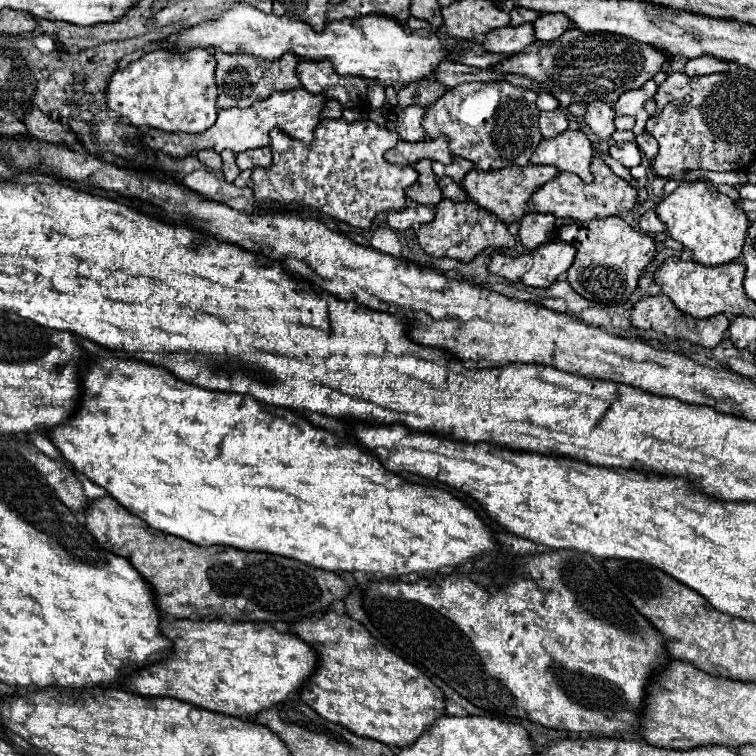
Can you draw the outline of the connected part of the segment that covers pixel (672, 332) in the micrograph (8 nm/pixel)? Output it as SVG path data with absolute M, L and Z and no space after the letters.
M657 295L657 297L643 297L635 307L633 307L633 315L631 315L631 323L637 329L655 329L663 335L667 335L669 339L677 339L677 341L689 341L695 345L703 345L707 349L713 349L721 343L727 327L729 327L729 319L727 315L715 315L709 319L695 319L687 313L681 313L667 295Z

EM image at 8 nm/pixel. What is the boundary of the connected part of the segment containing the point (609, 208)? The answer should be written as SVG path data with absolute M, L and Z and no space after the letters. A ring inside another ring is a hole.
M593 155L593 183L585 185L575 173L559 173L555 179L551 179L547 185L543 185L527 203L531 213L551 213L561 219L577 219L577 221L589 221L589 219L601 219L609 215L623 215L629 213L637 203L637 189L617 177L611 167L599 157Z

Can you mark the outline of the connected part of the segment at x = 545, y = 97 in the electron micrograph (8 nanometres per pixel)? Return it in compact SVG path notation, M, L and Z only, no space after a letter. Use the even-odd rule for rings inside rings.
M541 91L541 93L539 93L539 97L537 97L537 107L539 107L539 111L559 109L559 101L557 101L553 95L549 95L549 93Z

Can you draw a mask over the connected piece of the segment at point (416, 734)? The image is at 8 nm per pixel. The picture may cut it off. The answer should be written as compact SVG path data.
M327 611L327 615L323 615L321 619L313 617L309 621L291 625L291 633L303 637L303 641L317 649L319 667L315 675L303 685L299 697L327 721L339 723L359 737L383 741L389 747L409 747L429 729L431 723L435 723L435 719L447 715L445 693L423 671L419 671L419 667L411 665L409 661L387 649L383 643L379 643L359 621Z

